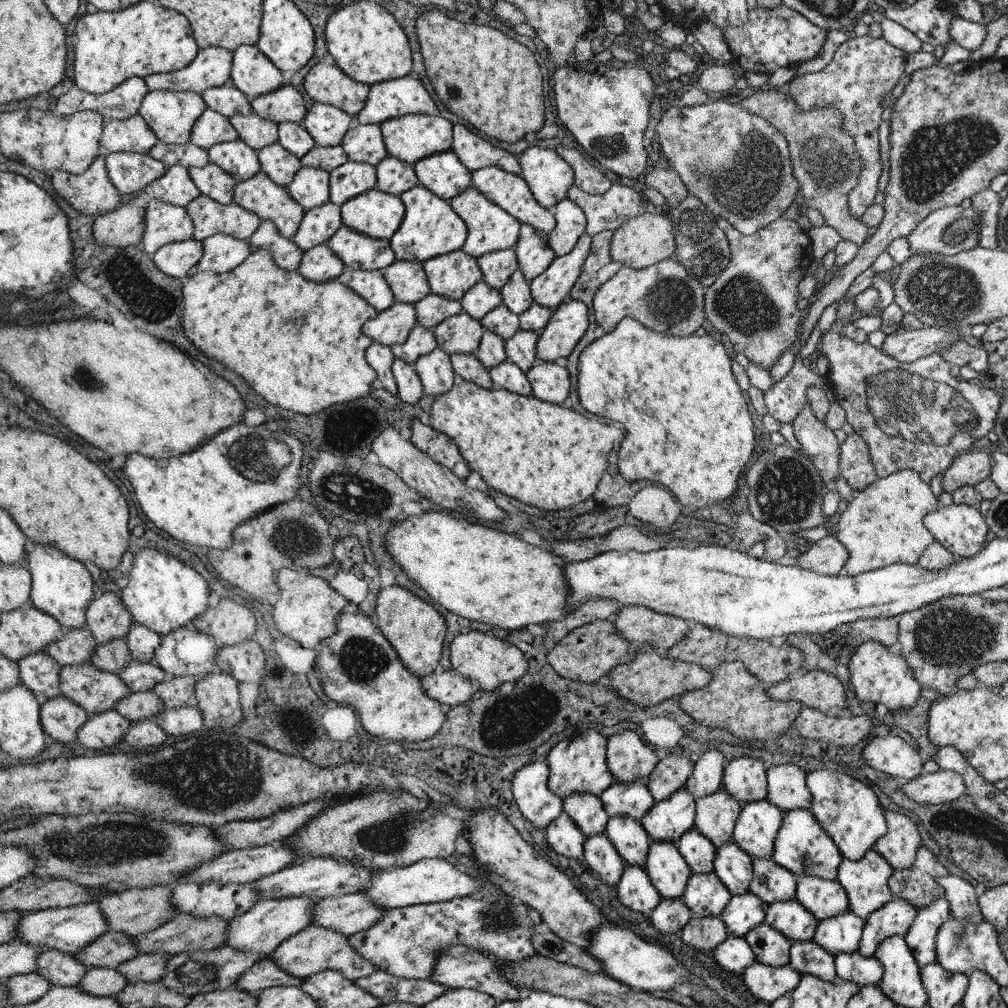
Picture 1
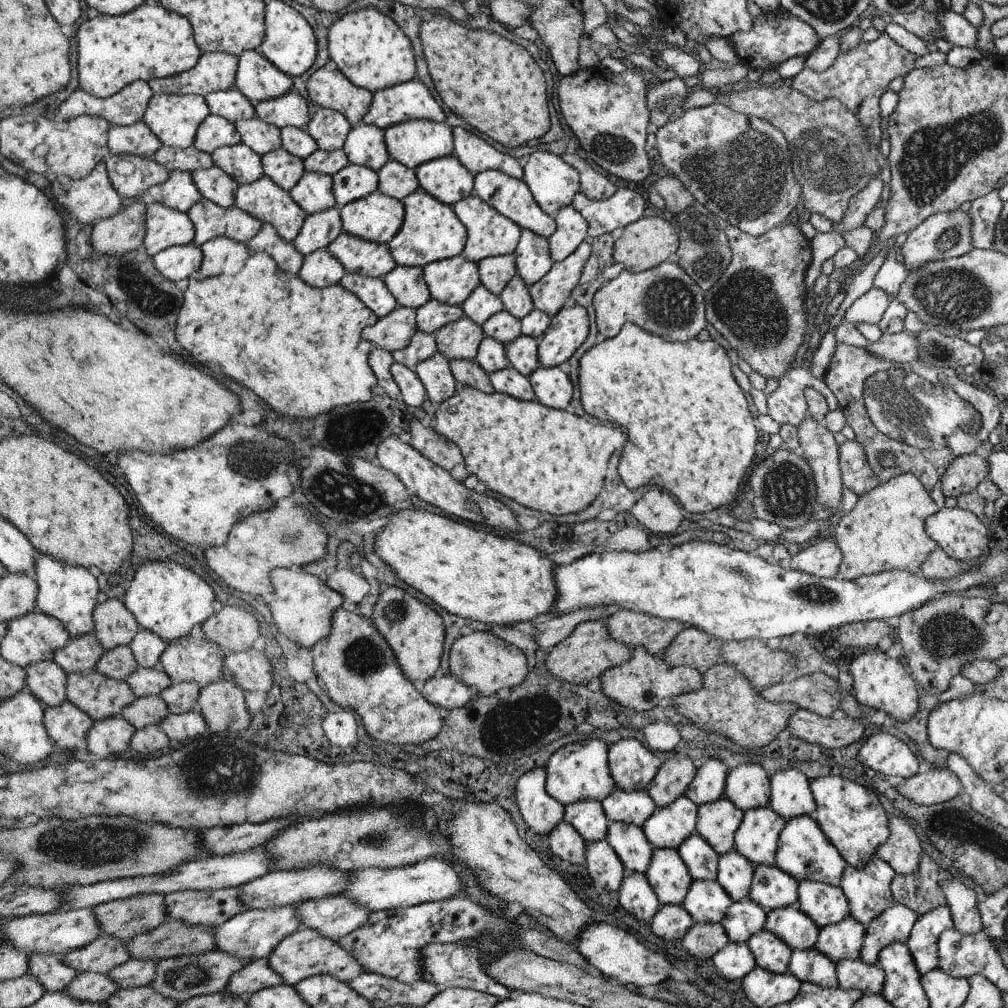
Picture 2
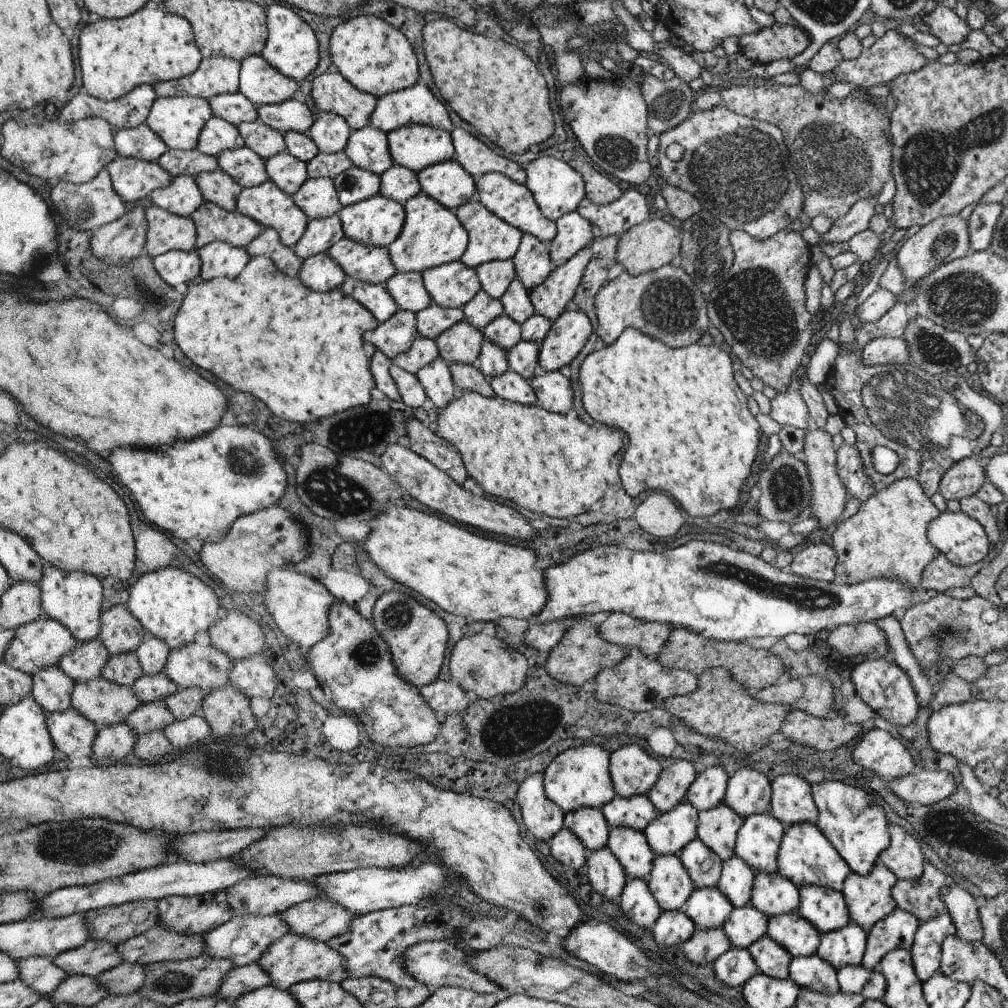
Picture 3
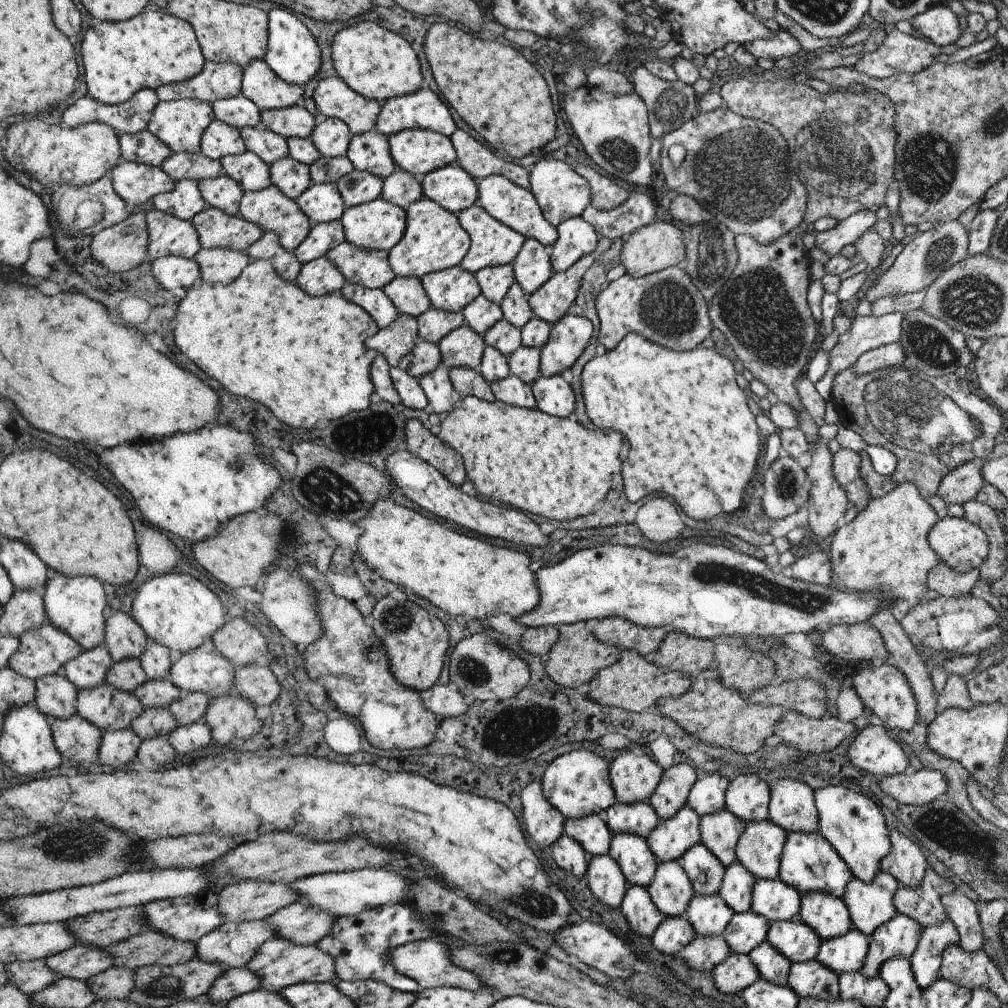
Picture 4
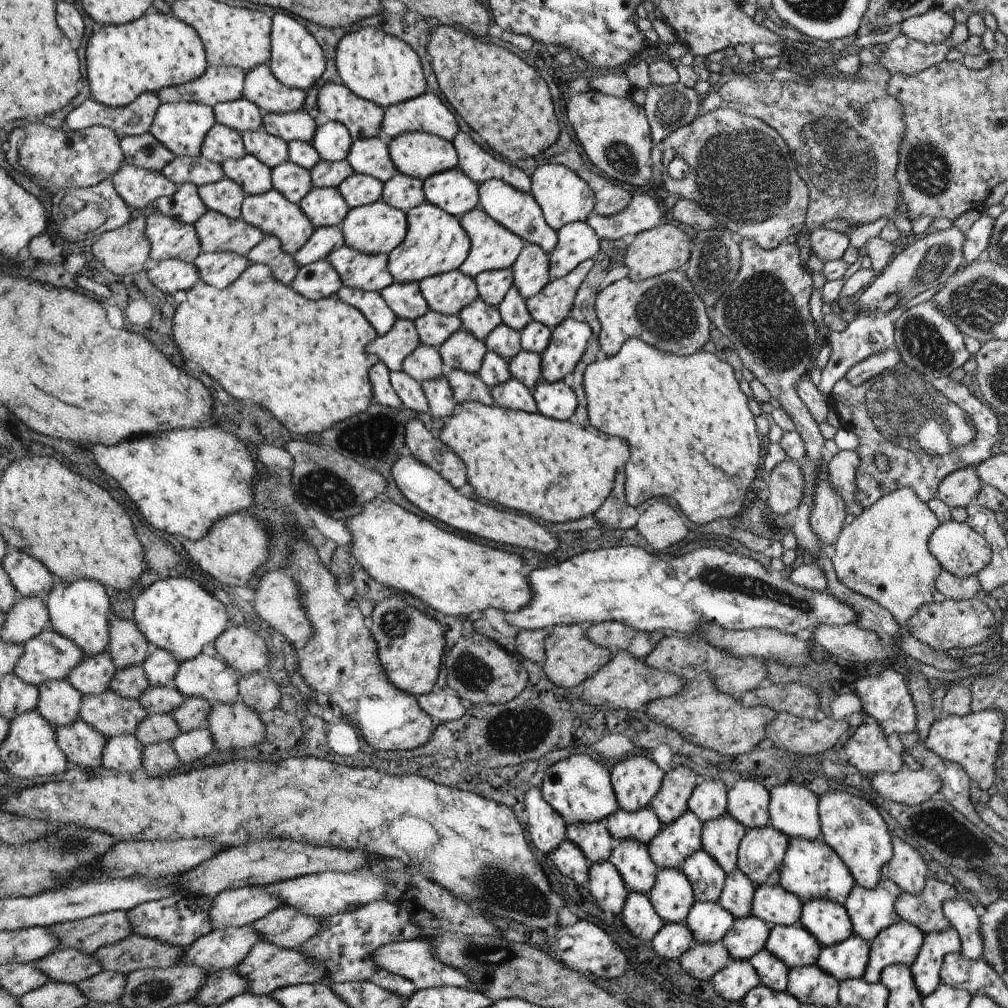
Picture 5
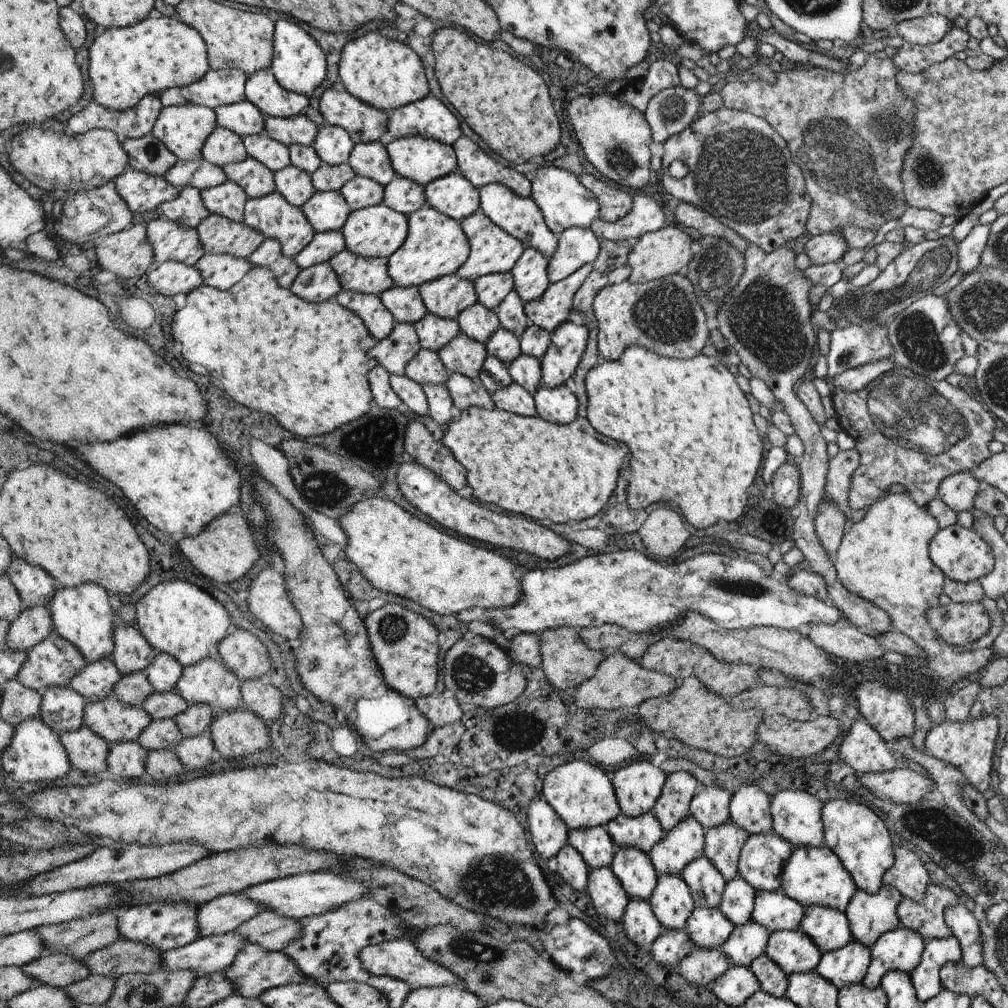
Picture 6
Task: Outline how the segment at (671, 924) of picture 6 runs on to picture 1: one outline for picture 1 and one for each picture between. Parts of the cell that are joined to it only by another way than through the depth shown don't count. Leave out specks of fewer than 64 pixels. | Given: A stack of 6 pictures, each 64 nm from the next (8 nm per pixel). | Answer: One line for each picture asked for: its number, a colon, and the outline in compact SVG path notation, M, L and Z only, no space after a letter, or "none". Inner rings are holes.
1: M651 842L643 868L645 868L647 876L651 878L651 884L659 890L661 900L679 900L683 896L683 892L687 888L687 880L691 876L691 868L689 868L687 860L683 858L683 854L677 850L675 842Z
2: M669 848L653 850L645 876L655 890L661 906L681 906L693 882L689 868L679 852Z
3: M655 856L653 870L647 874L645 882L663 912L683 910L695 890L693 880L687 868L683 868L679 856Z
4: M677 860L657 862L655 876L647 890L665 918L683 916L691 898L695 896L693 882Z
5: M663 868L657 872L653 888L647 892L657 916L665 924L679 924L691 912L695 902L691 882L681 872L681 868Z

